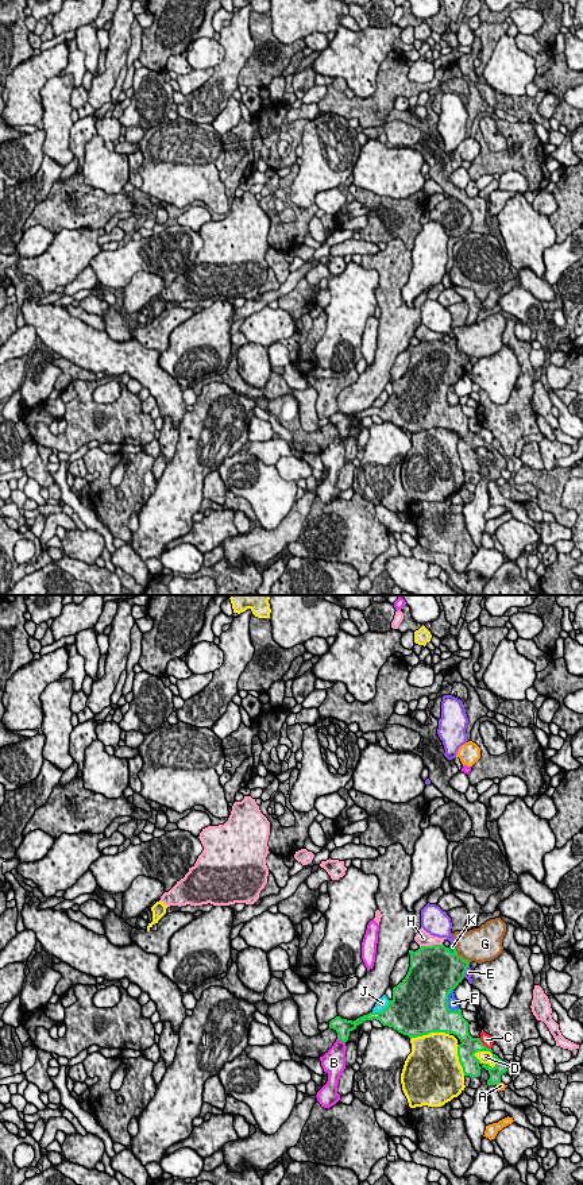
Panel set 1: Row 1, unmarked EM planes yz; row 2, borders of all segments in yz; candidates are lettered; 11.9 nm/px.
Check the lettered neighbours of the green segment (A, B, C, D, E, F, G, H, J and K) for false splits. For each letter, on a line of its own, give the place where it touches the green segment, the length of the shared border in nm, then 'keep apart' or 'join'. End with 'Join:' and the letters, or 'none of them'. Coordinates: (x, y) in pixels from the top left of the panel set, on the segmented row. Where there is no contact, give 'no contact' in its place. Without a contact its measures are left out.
A: yz (497, 1083) | 70 nm | keep apart
B: yz (342, 1041) | 120 nm | keep apart
C: yz (483, 1045) | 200 nm | keep apart
D: yz (487, 1050) | 320 nm | keep apart
E: yz (466, 969) | 170 nm | keep apart
F: yz (447, 1000) | 280 nm | keep apart
G: yz (460, 957) | 240 nm | keep apart
H: yz (432, 945) | 280 nm | keep apart
J: yz (383, 1010) | 260 nm | keep apart
K: yz (450, 952) | 110 nm | join
Join: K

